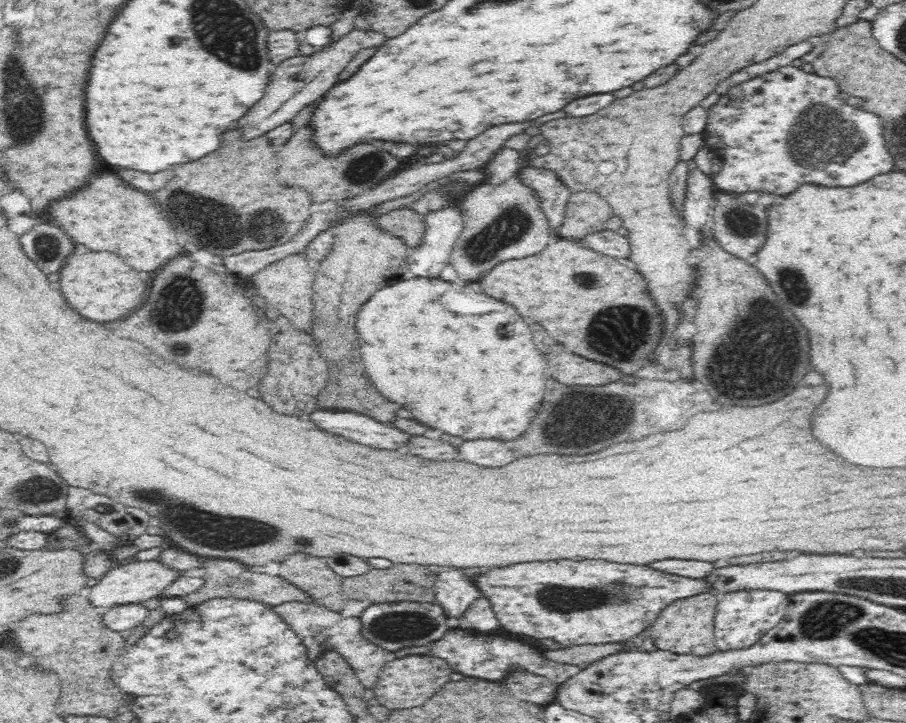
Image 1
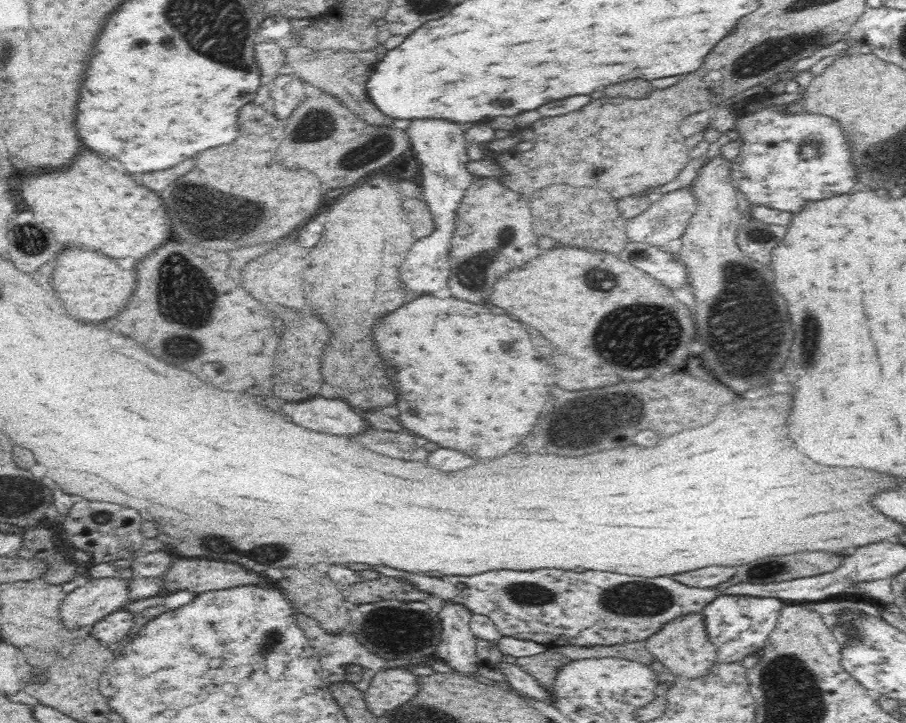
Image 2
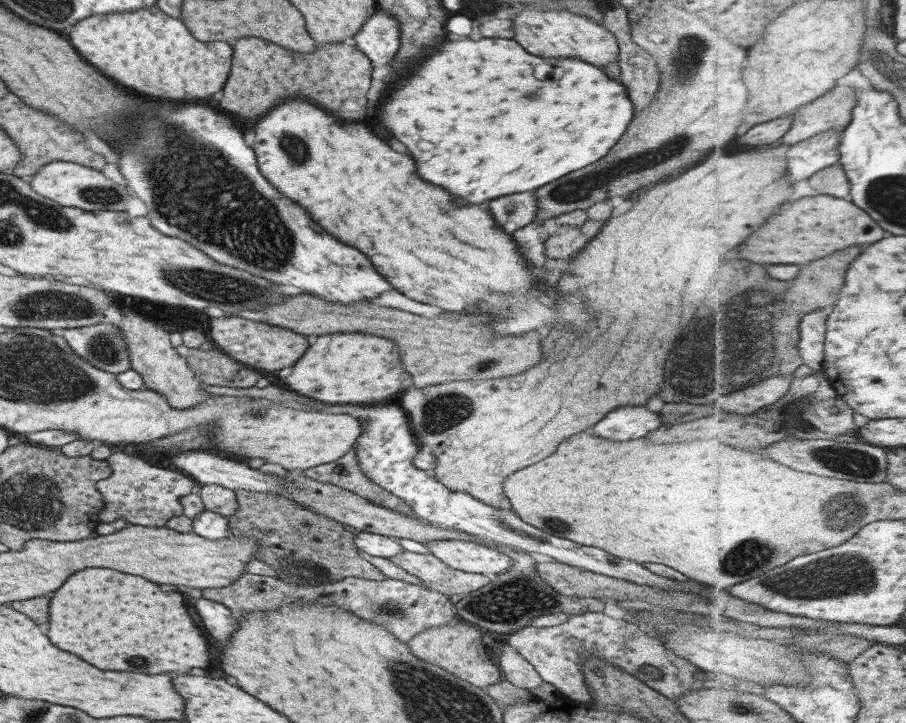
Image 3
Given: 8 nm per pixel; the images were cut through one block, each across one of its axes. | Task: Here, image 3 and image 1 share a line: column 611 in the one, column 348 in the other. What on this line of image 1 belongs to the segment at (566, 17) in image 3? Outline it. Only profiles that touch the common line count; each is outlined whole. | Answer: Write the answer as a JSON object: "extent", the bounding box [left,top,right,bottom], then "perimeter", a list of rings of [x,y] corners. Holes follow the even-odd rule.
{"extent":[238,29,386,138],"perimeter":[[[357,29],[348,32],[342,40],[331,42],[326,48],[309,57],[294,56],[274,66],[274,72],[269,76],[269,82],[265,85],[264,96],[238,120],[238,126],[244,130],[244,138],[254,138],[264,132],[290,121],[304,106],[310,102],[318,101],[332,88],[337,80],[338,74],[346,68],[346,64],[356,56],[362,48],[380,48],[386,38],[374,30],[360,31]]]}

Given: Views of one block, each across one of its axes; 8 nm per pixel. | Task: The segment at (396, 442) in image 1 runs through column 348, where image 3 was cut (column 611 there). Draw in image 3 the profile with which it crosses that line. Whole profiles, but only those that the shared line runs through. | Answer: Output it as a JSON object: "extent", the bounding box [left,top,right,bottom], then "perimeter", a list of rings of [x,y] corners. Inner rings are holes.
{"extent":[591,406,662,440],"perimeter":[[[621,406],[610,410],[605,418],[601,418],[591,432],[599,438],[607,440],[637,440],[645,438],[648,432],[655,430],[662,422],[659,415],[641,406]]]}

